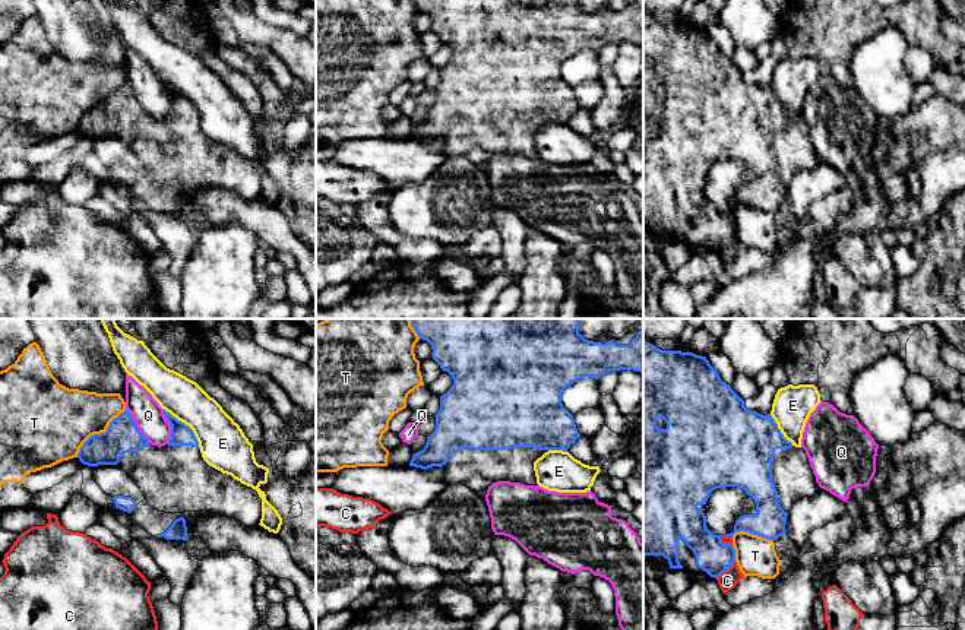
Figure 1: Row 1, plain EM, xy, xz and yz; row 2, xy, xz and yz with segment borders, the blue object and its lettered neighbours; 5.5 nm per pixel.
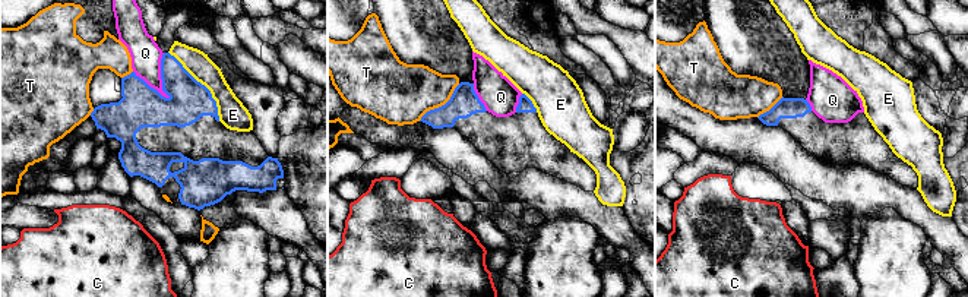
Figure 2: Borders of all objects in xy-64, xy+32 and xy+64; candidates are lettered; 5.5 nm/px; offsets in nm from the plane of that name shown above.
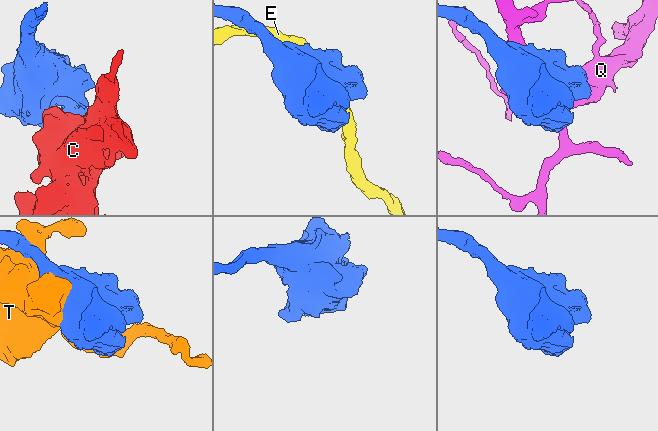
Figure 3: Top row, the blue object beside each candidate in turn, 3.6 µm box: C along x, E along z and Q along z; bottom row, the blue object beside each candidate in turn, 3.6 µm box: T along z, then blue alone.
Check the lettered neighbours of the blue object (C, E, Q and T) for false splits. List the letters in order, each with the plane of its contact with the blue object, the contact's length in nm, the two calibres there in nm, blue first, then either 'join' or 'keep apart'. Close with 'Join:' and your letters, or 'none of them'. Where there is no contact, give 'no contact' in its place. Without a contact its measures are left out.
C: yz | 160 nm | 190/100 nm | keep apart
E: xy | 300 nm | 120/260 nm | keep apart
Q: xy | 240 nm | 190/170 nm | keep apart
T: xy | 380 nm | 190/380 nm | keep apart
Join: none of them

